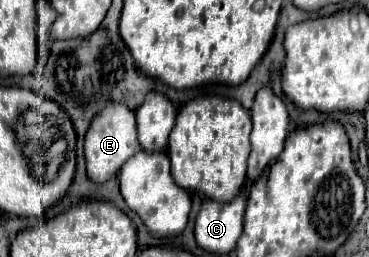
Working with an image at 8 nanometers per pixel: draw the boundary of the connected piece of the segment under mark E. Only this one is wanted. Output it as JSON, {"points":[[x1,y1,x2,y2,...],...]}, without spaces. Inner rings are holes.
{"points":[[108,102,100,114,92,120,92,126,88,126,86,142,84,142,84,154,86,154,86,168,88,168,88,178,92,182,106,182,114,174,120,172,122,164,134,156,140,150,138,144,138,134,136,134,136,118,134,112,128,110,122,102]]}

